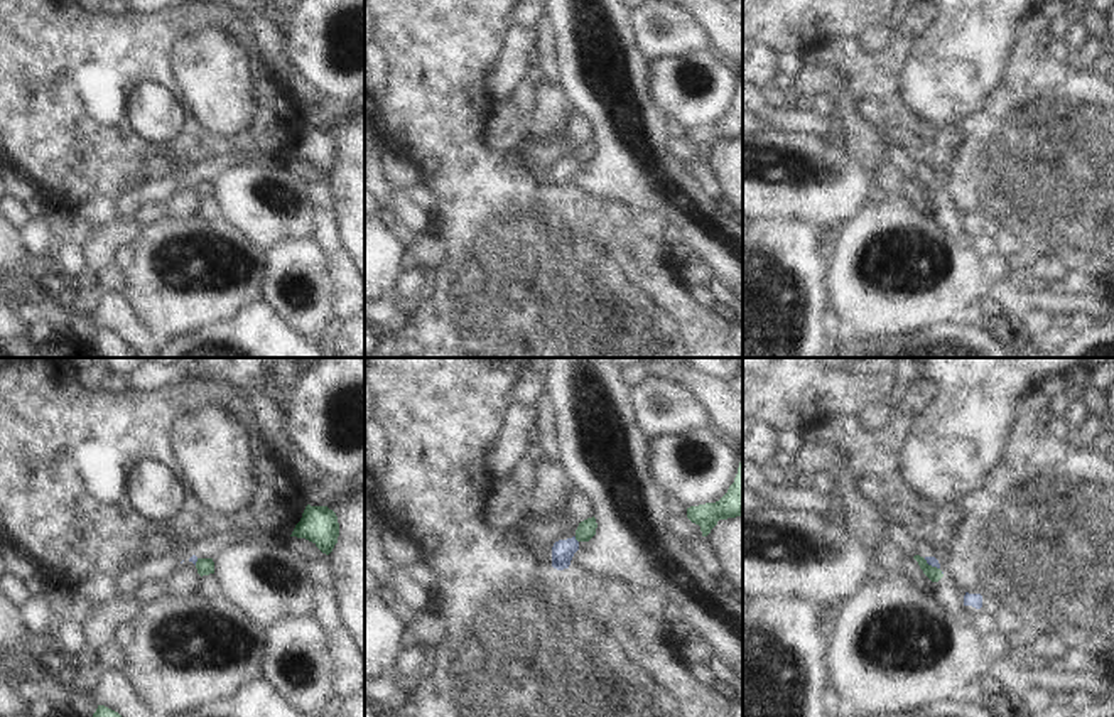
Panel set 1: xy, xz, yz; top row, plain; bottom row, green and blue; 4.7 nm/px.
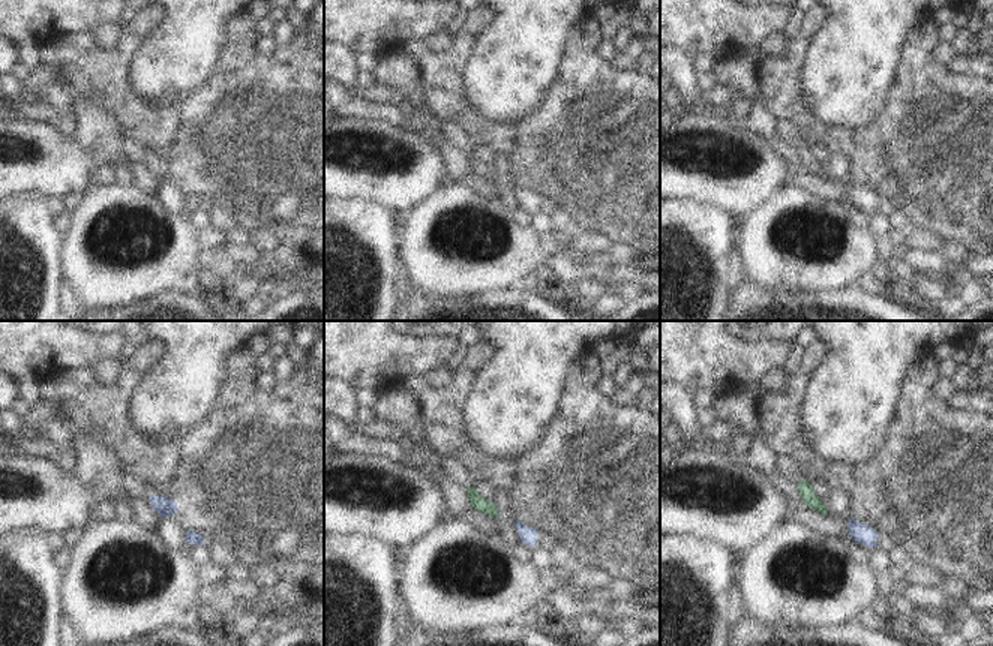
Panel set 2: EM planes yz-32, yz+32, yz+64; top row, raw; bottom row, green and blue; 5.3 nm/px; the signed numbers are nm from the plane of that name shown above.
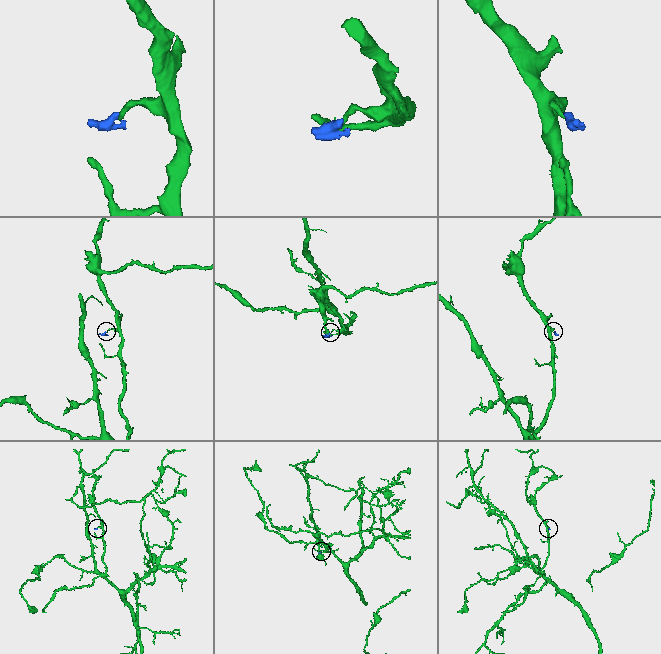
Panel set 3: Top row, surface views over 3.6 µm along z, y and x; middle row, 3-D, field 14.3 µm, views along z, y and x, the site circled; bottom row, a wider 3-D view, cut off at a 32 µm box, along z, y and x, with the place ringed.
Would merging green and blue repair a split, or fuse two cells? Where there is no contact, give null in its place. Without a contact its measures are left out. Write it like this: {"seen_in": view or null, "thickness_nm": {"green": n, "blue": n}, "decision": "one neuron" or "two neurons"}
{"seen_in": "xz", "thickness_nm": {"green": 90, "blue": 110}, "decision": "two neurons"}

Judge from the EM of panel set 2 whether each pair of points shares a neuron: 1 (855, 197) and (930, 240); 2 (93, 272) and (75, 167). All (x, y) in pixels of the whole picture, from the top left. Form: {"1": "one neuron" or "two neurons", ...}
{"1": "one neuron", "2": "two neurons"}

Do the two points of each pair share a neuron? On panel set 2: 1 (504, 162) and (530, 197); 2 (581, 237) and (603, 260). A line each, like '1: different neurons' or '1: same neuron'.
1: different neurons
2: different neurons

